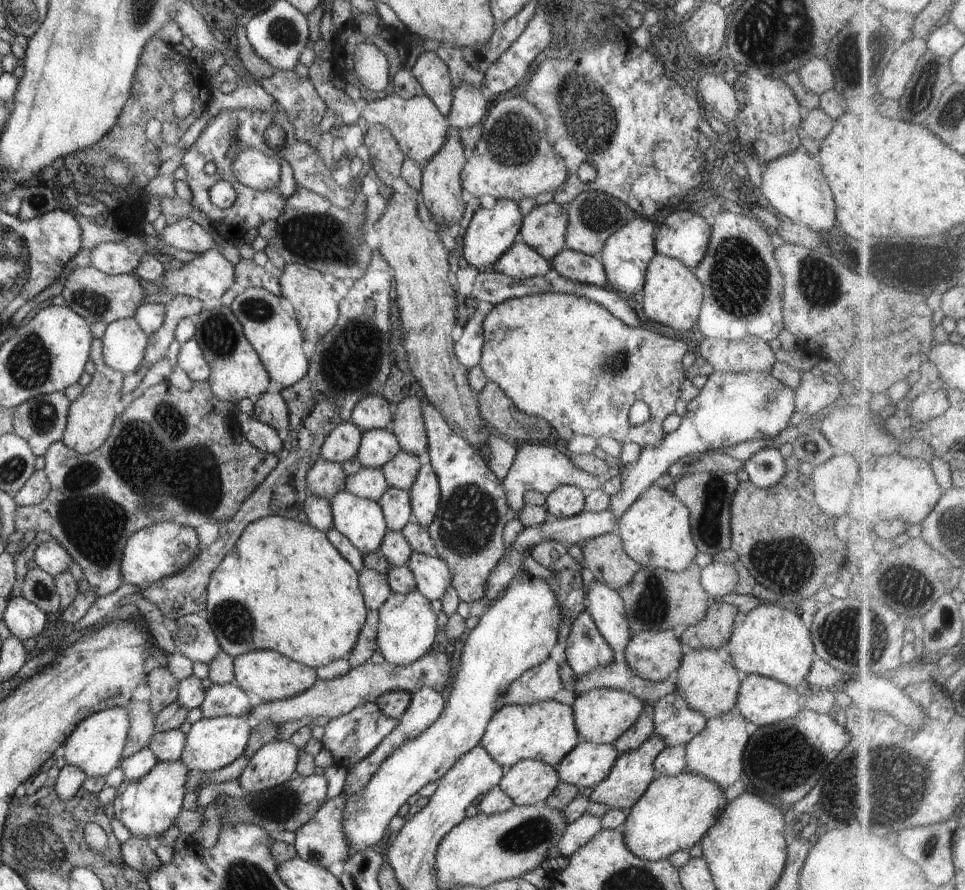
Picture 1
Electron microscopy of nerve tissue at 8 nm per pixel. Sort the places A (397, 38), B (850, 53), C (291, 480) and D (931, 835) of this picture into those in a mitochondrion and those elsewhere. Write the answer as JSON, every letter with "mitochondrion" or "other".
{"A":"other","B":"mitochondrion","C":"other","D":"mitochondrion"}

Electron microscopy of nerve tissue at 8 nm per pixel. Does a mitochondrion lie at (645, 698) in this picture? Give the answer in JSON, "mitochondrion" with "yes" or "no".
{"mitochondrion":"no"}

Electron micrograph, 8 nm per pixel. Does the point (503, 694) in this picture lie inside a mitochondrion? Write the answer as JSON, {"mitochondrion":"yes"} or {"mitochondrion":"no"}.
{"mitochondrion":"no"}

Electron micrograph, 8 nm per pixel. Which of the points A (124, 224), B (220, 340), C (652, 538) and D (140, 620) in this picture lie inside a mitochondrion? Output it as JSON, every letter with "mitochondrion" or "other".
{"A":"other","B":"mitochondrion","C":"other","D":"other"}

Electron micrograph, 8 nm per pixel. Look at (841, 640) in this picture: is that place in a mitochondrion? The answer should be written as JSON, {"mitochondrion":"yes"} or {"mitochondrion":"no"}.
{"mitochondrion":"yes"}

